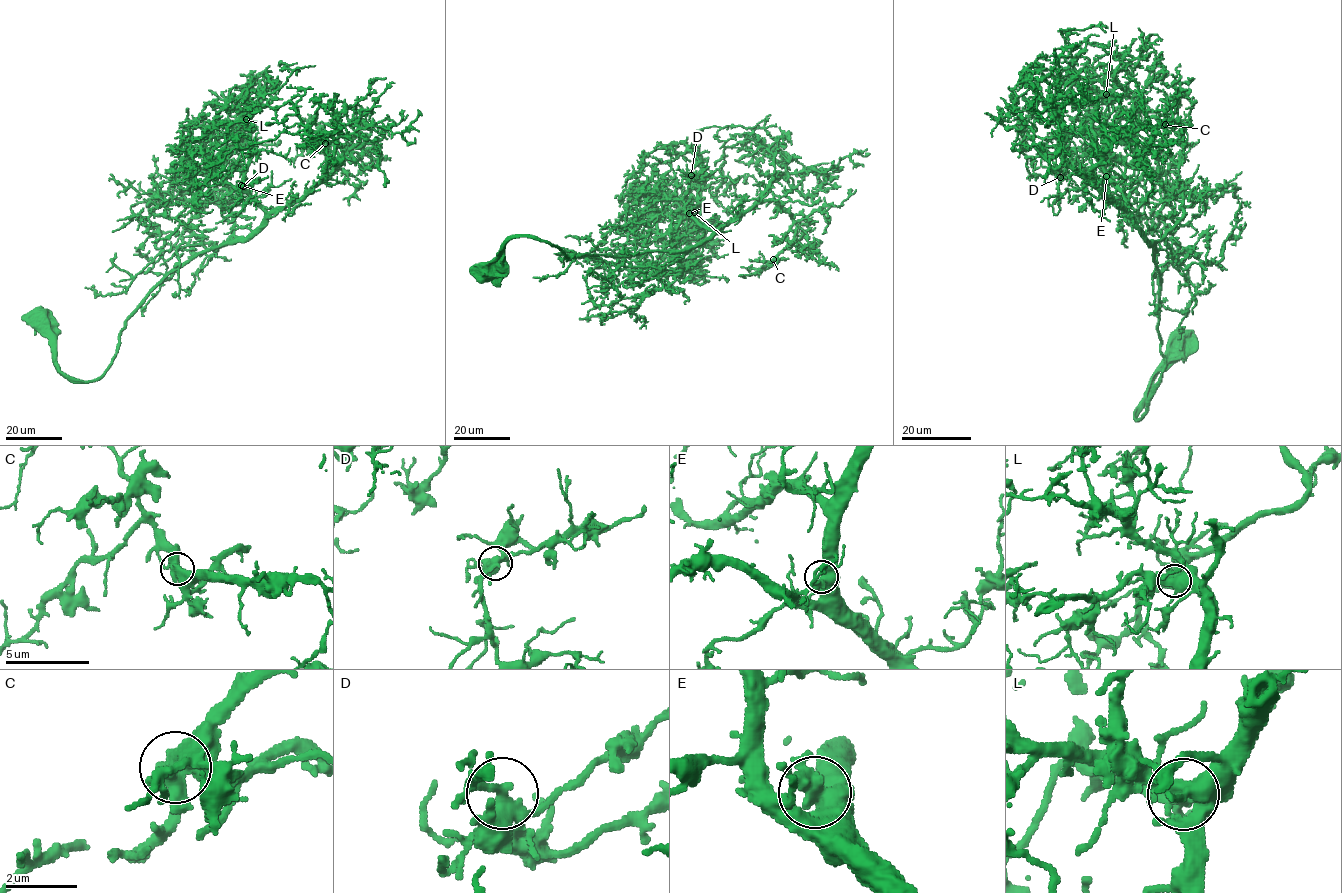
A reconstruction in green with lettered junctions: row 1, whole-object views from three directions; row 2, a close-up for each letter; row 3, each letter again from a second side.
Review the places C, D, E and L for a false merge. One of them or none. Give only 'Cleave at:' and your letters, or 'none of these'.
Cleave at: none of these

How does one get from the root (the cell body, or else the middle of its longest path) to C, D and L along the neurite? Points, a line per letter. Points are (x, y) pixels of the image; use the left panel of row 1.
C: (37, 316), (57, 368), (97, 379), (125, 320), (170, 272), (246, 240), (333, 172), (348, 149), (326, 143)
D: (37, 316), (57, 368), (97, 379), (125, 320), (163, 279), (261, 224), (243, 185)
L: (37, 316), (57, 368), (92, 381), (163, 279), (245, 240), (264, 216), (244, 187), (246, 119)

